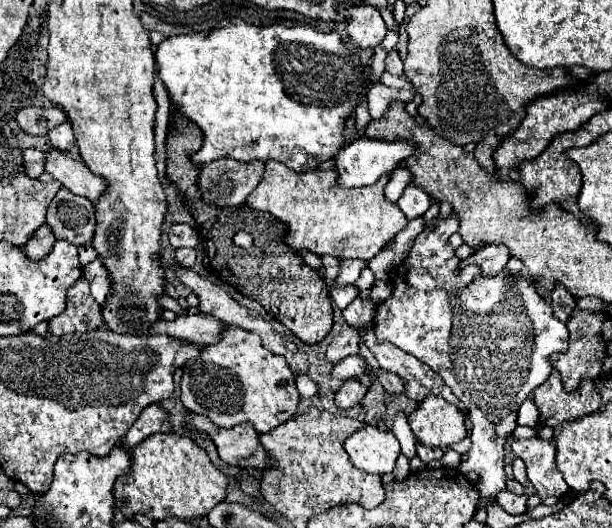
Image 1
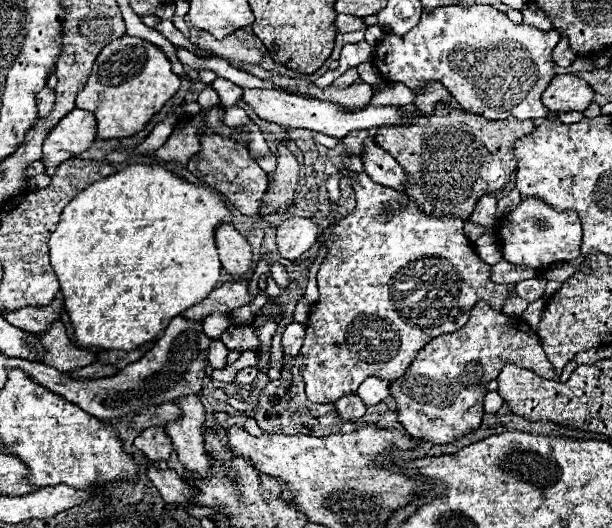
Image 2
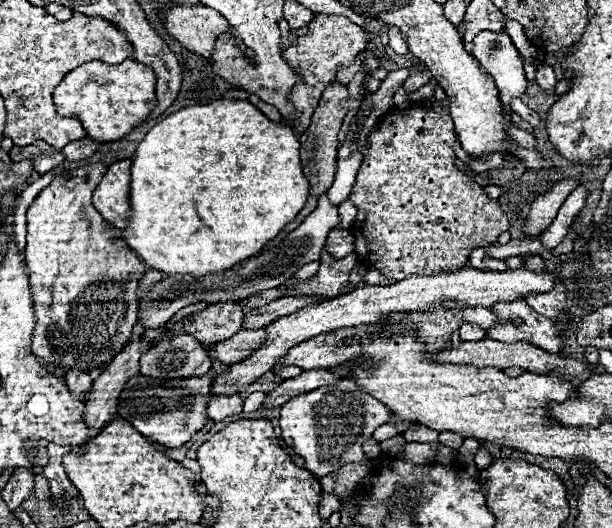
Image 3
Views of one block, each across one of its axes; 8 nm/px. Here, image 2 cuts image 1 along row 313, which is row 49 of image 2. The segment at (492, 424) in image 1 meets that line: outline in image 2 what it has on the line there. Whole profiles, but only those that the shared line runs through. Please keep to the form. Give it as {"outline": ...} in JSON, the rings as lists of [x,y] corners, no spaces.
{"outline":[[[486,4],[470,8],[440,6],[424,12],[422,20],[406,36],[384,34],[372,62],[386,82],[400,82],[412,90],[424,90],[426,84],[440,82],[464,112],[480,114],[488,120],[508,116],[536,120],[548,116],[542,94],[556,76],[552,72],[552,50],[558,40],[556,30],[542,32],[526,22],[514,24],[504,12]]]}

